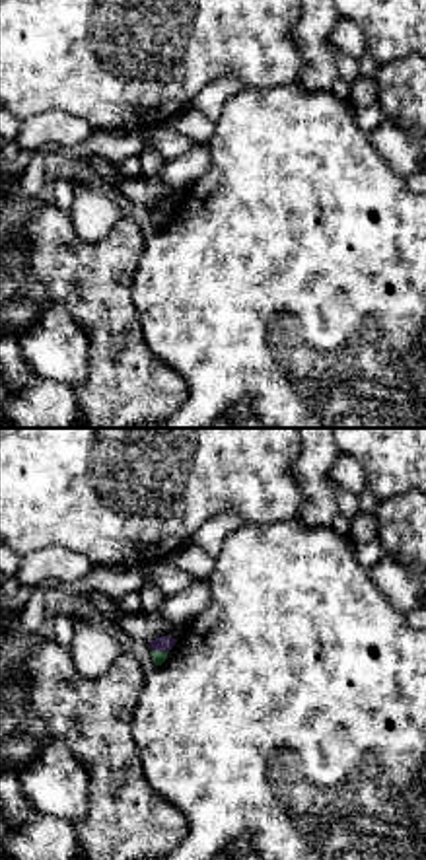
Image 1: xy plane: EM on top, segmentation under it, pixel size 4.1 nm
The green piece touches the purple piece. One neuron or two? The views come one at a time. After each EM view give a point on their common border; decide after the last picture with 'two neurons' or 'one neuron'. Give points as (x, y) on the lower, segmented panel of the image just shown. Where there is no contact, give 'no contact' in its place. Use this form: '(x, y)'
(160, 652)

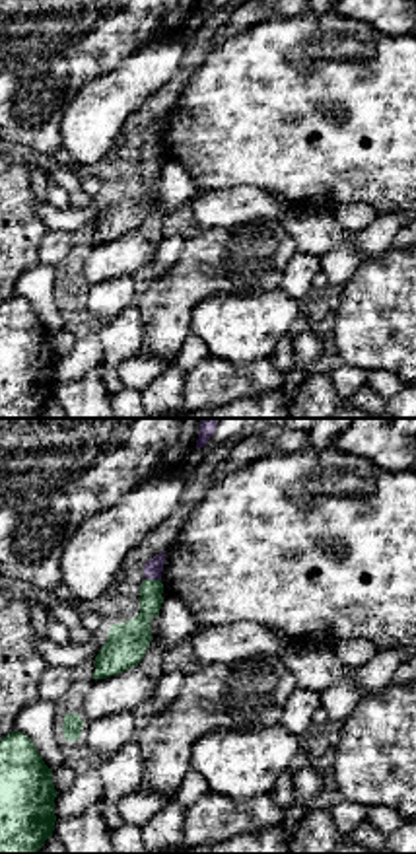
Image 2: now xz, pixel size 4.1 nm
(154, 580)

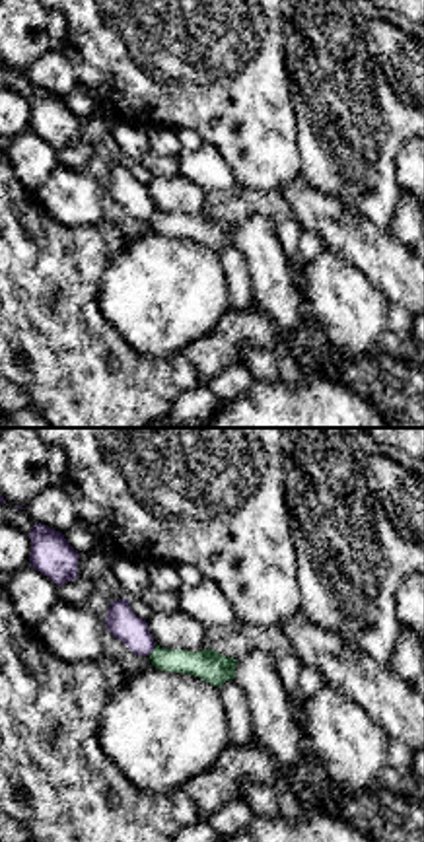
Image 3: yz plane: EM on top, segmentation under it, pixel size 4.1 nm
(154, 650)

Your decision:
two neurons

